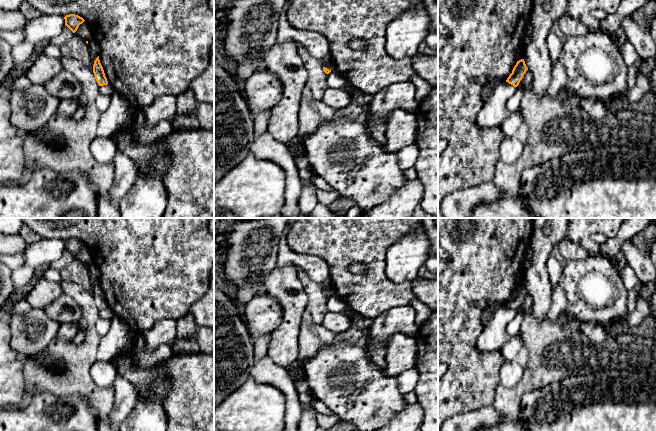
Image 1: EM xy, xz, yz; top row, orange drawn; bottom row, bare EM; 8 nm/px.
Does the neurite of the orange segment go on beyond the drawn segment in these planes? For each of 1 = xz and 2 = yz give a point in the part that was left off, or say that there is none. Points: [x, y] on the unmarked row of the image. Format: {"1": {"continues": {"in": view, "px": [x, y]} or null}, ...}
{"1": {"continues": null}, "2": {"continues": null}}

